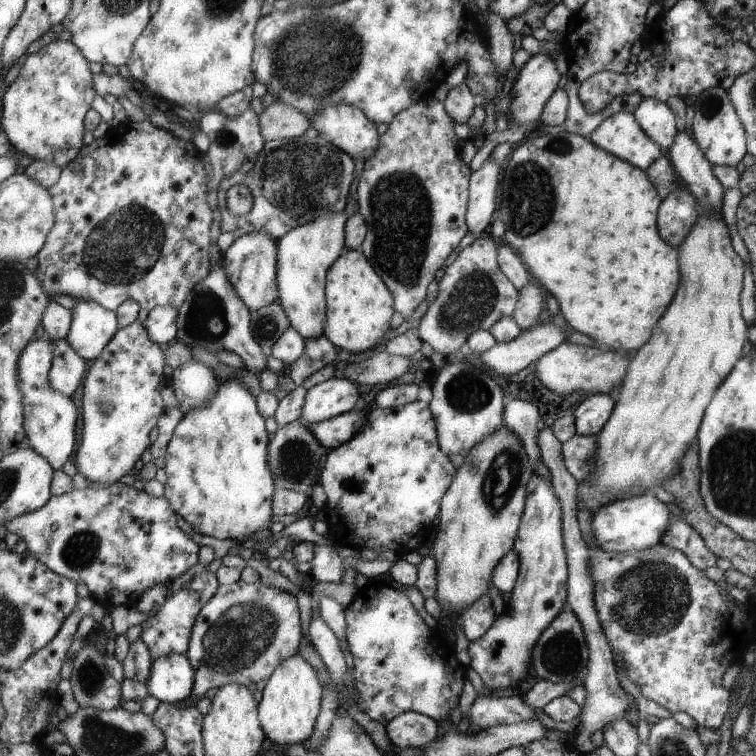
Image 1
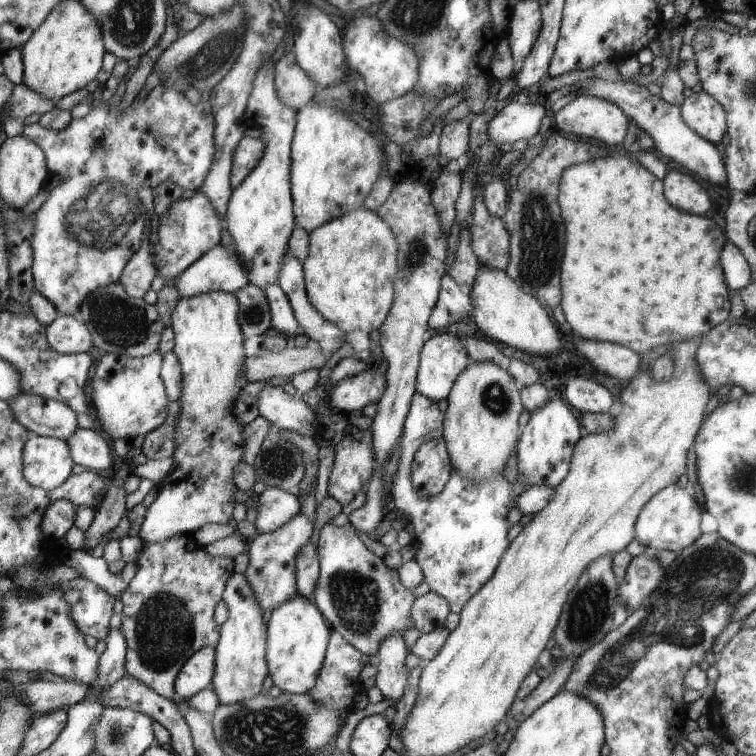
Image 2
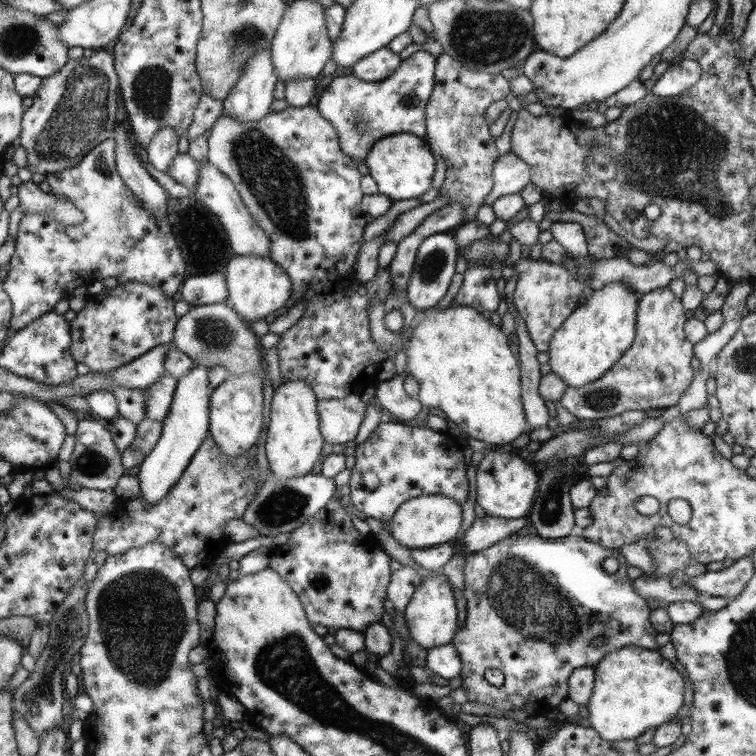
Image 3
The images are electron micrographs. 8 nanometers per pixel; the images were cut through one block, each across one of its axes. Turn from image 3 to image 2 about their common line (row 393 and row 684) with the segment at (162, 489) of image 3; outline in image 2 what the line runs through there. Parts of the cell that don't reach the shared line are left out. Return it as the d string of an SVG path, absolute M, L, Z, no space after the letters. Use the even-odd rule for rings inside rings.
M216 646L197 650L181 668L176 680L176 696L182 700L192 698L213 682L216 671Z

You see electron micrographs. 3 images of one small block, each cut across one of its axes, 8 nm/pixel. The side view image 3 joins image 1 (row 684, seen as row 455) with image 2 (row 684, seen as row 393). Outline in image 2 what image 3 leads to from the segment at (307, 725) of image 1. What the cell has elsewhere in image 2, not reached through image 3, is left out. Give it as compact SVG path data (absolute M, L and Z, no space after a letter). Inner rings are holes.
M300 593L272 611L267 651L270 677L274 686L278 686L286 695L307 693L320 678L322 667L325 666L326 644L330 638L330 626L322 613L313 600Z

